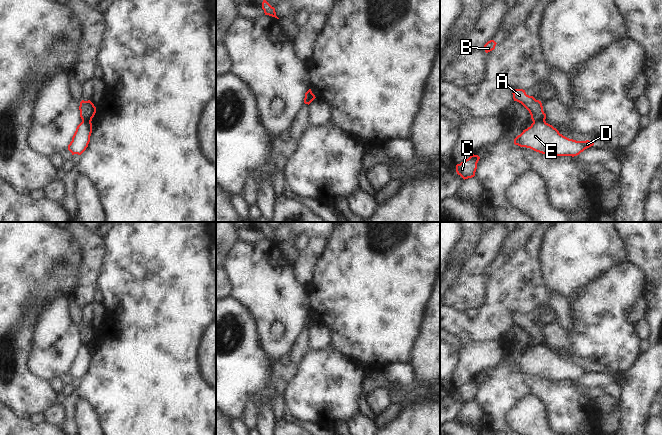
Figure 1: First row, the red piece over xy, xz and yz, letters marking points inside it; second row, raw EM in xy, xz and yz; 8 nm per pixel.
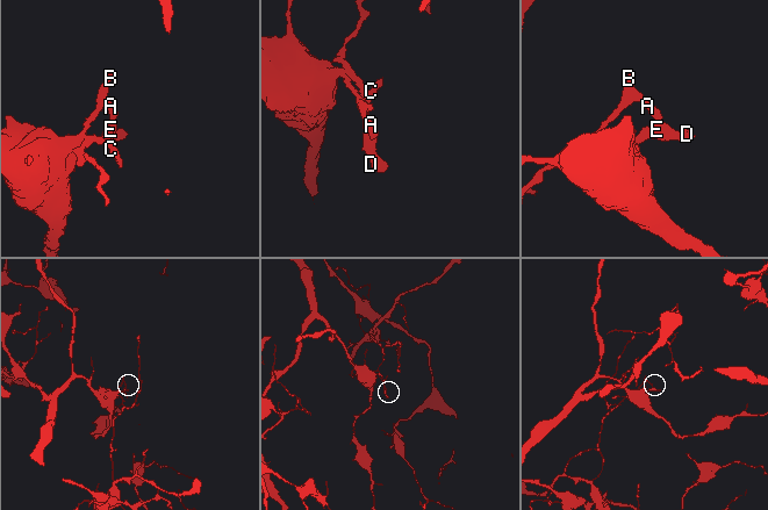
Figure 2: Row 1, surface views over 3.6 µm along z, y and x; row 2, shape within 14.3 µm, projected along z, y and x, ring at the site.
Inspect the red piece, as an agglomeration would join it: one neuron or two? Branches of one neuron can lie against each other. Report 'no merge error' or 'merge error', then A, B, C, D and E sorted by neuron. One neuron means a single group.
merge error; A B / C D E

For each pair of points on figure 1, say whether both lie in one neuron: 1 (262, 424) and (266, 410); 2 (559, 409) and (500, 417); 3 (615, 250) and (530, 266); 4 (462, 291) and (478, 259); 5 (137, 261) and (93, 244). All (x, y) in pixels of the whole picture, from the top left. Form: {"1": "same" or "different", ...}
{"1": "same", "2": "same", "3": "different", "4": "same", "5": "different"}

